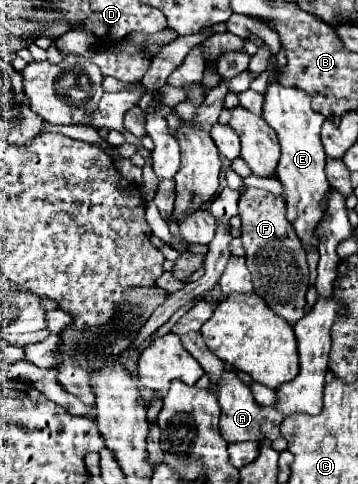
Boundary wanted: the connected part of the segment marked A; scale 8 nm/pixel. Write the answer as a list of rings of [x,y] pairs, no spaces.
[[[224,370],[222,372],[222,380],[218,380],[216,384],[218,388],[218,402],[222,408],[222,416],[220,416],[220,432],[222,438],[232,444],[232,442],[242,442],[242,440],[256,440],[256,438],[278,438],[280,436],[280,422],[282,422],[282,414],[276,408],[264,408],[260,406],[250,388],[246,384],[242,384],[242,380],[236,376],[234,370]]]

